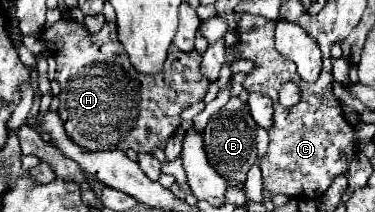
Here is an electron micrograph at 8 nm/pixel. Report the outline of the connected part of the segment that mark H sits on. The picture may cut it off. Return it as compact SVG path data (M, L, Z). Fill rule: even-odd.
M61 19L53 23L51 27L45 27L45 31L41 33L41 39L57 59L57 81L63 87L59 93L61 105L57 113L63 121L65 133L69 135L73 143L75 141L107 141L107 135L115 135L115 137L125 137L123 141L127 143L123 143L121 147L123 151L133 149L137 153L139 151L151 153L155 147L163 149L167 139L181 125L181 111L197 101L203 101L209 87L209 81L203 79L199 71L201 55L197 51L183 53L173 45L169 47L169 55L161 73L157 75L137 73L117 39L117 25L113 21L105 21L101 31L93 35L81 23L71 21L71 19Z

